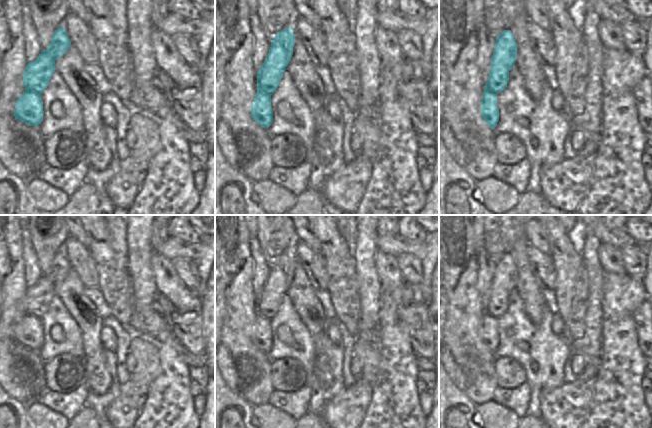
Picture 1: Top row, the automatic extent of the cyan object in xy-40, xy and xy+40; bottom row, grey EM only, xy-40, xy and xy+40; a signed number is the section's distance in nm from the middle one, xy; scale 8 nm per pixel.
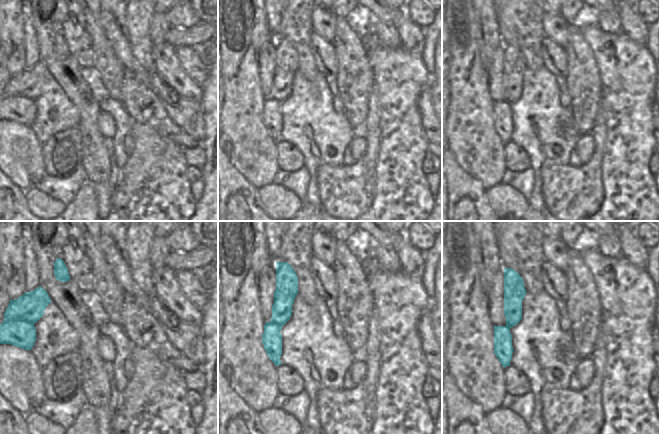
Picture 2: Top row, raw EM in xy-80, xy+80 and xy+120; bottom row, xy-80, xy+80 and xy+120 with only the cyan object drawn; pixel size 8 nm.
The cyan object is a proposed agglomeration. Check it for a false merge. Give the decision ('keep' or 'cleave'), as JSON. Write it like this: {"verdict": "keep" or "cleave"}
{"verdict": "cleave"}

